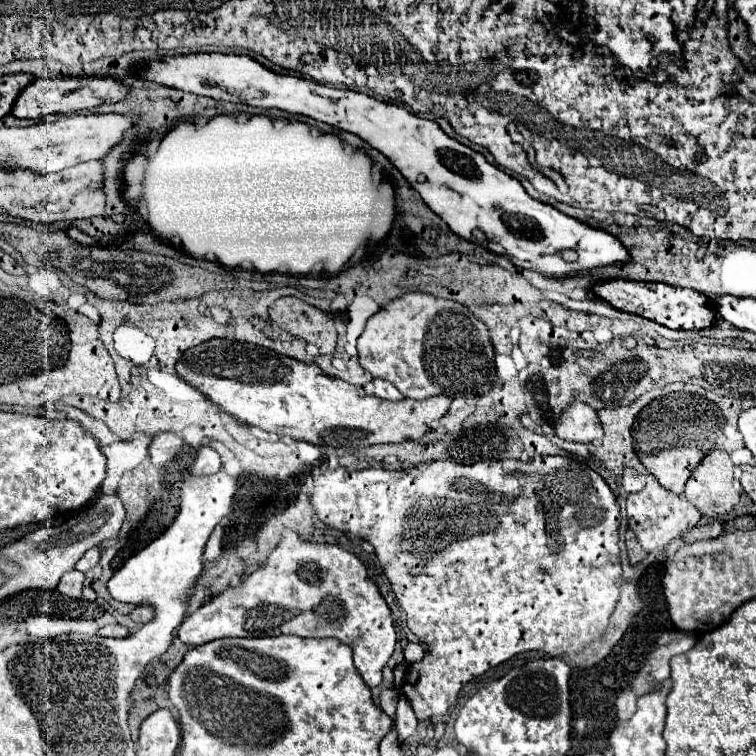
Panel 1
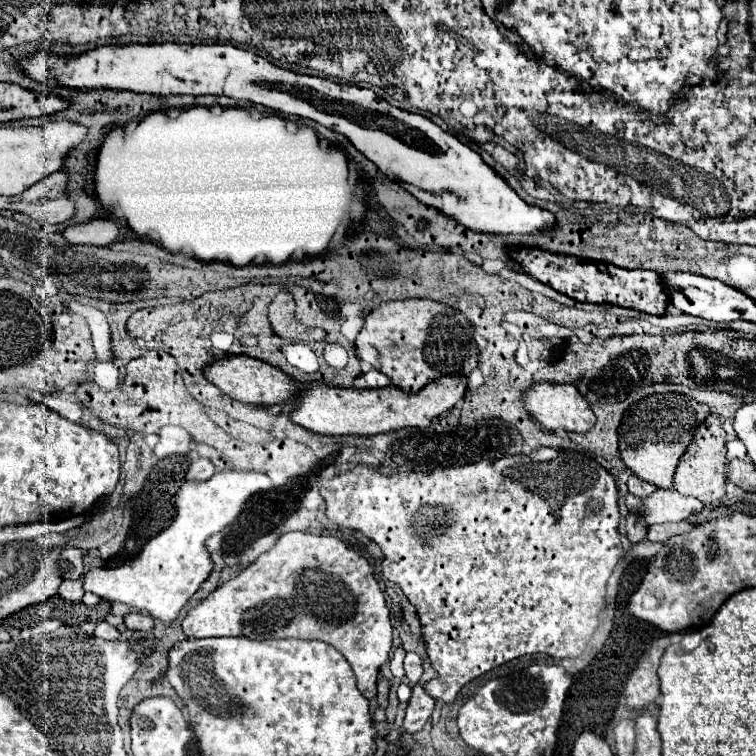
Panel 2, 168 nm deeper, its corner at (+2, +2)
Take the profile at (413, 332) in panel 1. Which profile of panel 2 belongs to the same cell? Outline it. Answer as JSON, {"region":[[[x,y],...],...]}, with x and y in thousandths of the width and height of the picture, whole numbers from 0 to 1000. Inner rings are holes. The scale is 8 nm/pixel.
{"region":[[[571,396],[513,398],[489,411],[471,451],[474,472],[508,491],[519,509],[537,520],[553,520],[569,504],[587,496],[619,499],[632,485],[632,456],[619,422]]]}

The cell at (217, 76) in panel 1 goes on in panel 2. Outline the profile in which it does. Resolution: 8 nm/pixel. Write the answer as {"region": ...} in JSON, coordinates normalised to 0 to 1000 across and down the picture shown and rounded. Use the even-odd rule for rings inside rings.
{"region":[[[206,57],[206,60],[138,60],[124,67],[116,67],[106,75],[71,75],[61,67],[45,70],[37,81],[29,81],[29,94],[56,110],[87,112],[95,118],[167,118],[180,123],[198,126],[299,126],[307,131],[323,131],[333,136],[368,144],[373,149],[407,155],[444,176],[458,179],[466,192],[481,202],[495,218],[529,247],[542,253],[556,269],[585,279],[590,287],[603,290],[611,300],[627,308],[643,311],[717,311],[730,308],[735,287],[728,279],[720,279],[709,271],[698,271],[685,261],[685,255],[648,221],[640,210],[624,200],[619,192],[606,187],[598,176],[585,173],[566,155],[553,149],[540,149],[526,142],[519,142],[505,128],[489,118],[471,112],[450,112],[437,104],[407,102],[381,91],[370,91],[344,73],[315,65],[307,60],[235,60],[235,57]]]}

